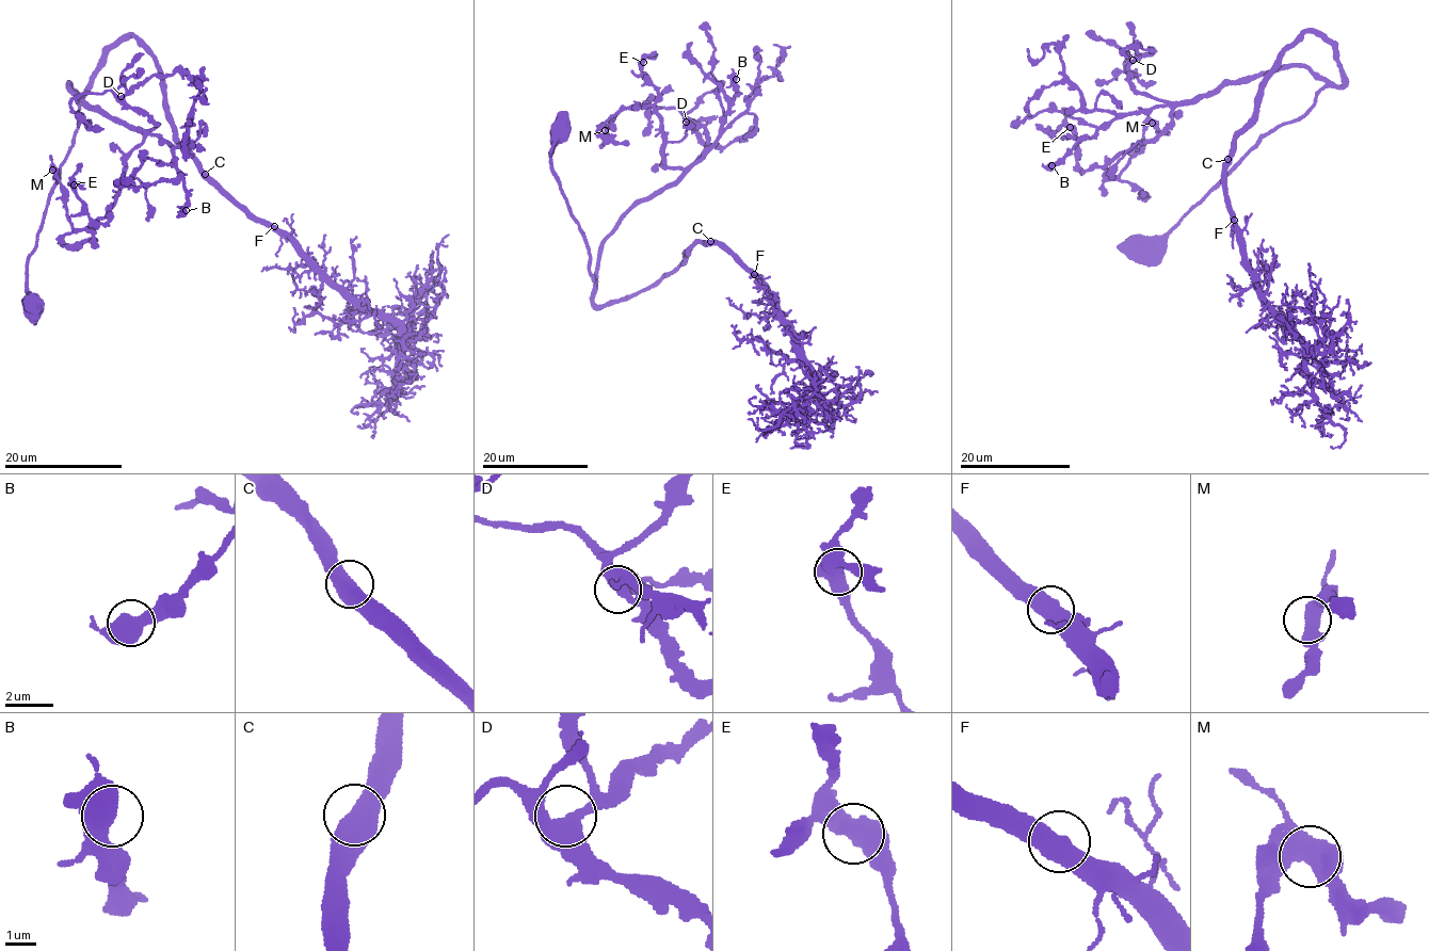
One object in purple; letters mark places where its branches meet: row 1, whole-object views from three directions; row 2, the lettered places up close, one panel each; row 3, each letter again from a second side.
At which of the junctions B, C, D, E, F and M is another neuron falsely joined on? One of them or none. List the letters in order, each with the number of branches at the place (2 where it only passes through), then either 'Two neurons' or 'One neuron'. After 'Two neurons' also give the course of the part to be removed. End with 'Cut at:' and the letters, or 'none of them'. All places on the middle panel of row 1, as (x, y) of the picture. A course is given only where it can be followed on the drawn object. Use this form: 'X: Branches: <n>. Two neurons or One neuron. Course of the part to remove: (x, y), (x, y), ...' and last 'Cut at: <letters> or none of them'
B: Branches: 2. One neuron
C: Branches: 2. One neuron
D: Branches: 2. One neuron
E: Branches: 2. One neuron
F: Branches: 2. One neuron
M: Branches: 2. One neuron
Cut at: none of them

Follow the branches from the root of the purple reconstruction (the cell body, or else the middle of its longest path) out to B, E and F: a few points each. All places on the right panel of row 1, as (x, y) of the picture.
B: (1135, 248), (1155, 243), (1263, 136), (1297, 121), (1327, 83), (1304, 67), (1278, 66), (1116, 117), (1052, 165)
E: (1135, 248), (1327, 83), (1288, 66), (1229, 81), (1091, 170), (1070, 127)
F: (1135, 248), (1344, 84), (1336, 50), (1313, 33), (1281, 55), (1237, 134), (1221, 180), (1234, 220)

